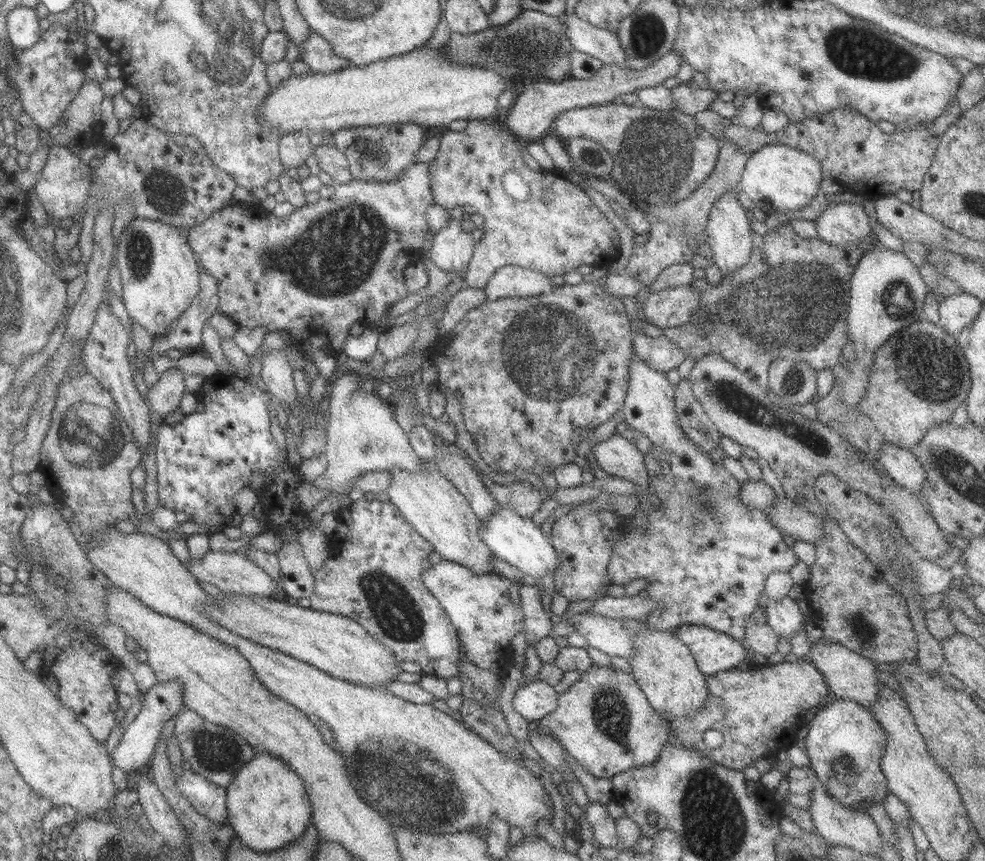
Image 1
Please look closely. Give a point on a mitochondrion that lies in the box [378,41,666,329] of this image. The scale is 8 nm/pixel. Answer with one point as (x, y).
(591, 157)

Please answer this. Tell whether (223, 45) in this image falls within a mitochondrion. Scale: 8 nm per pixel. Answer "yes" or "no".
yes

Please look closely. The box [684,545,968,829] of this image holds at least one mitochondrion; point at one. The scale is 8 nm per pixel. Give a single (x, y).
(860, 628)

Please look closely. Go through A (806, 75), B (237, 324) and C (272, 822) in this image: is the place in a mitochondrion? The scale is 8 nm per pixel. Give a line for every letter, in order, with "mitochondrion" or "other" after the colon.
A: other
B: other
C: other

